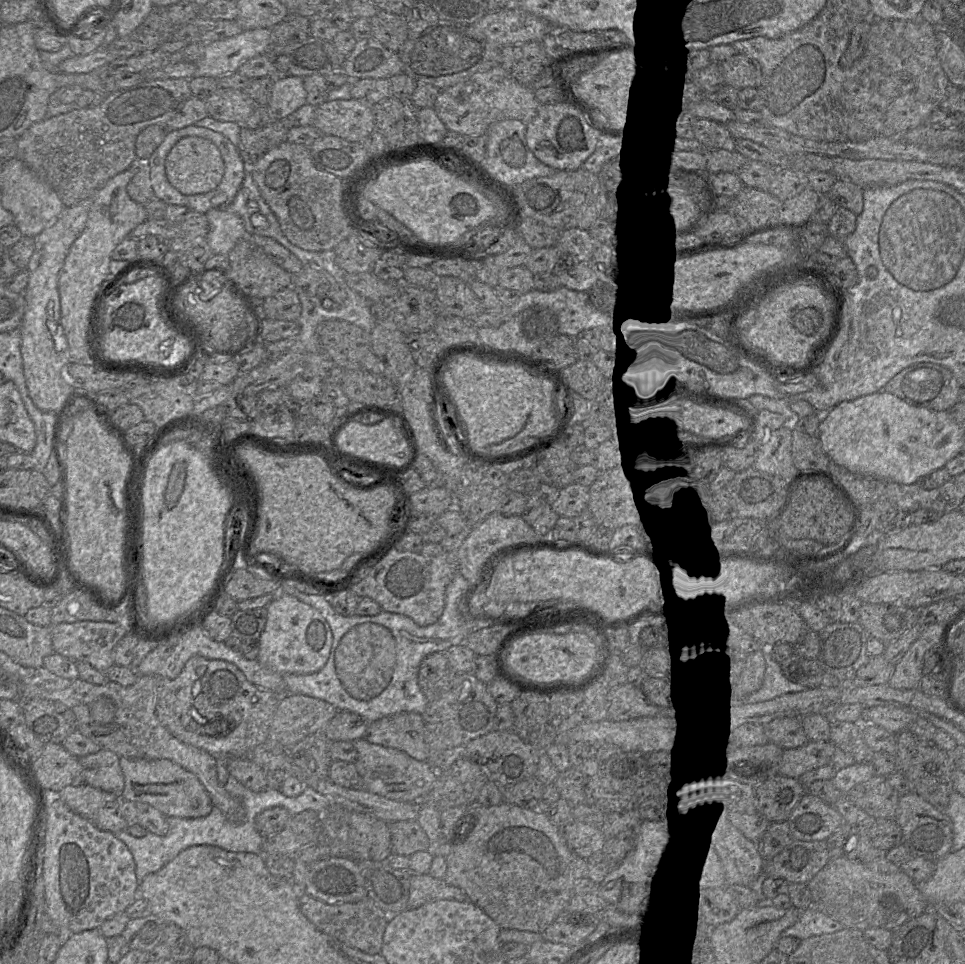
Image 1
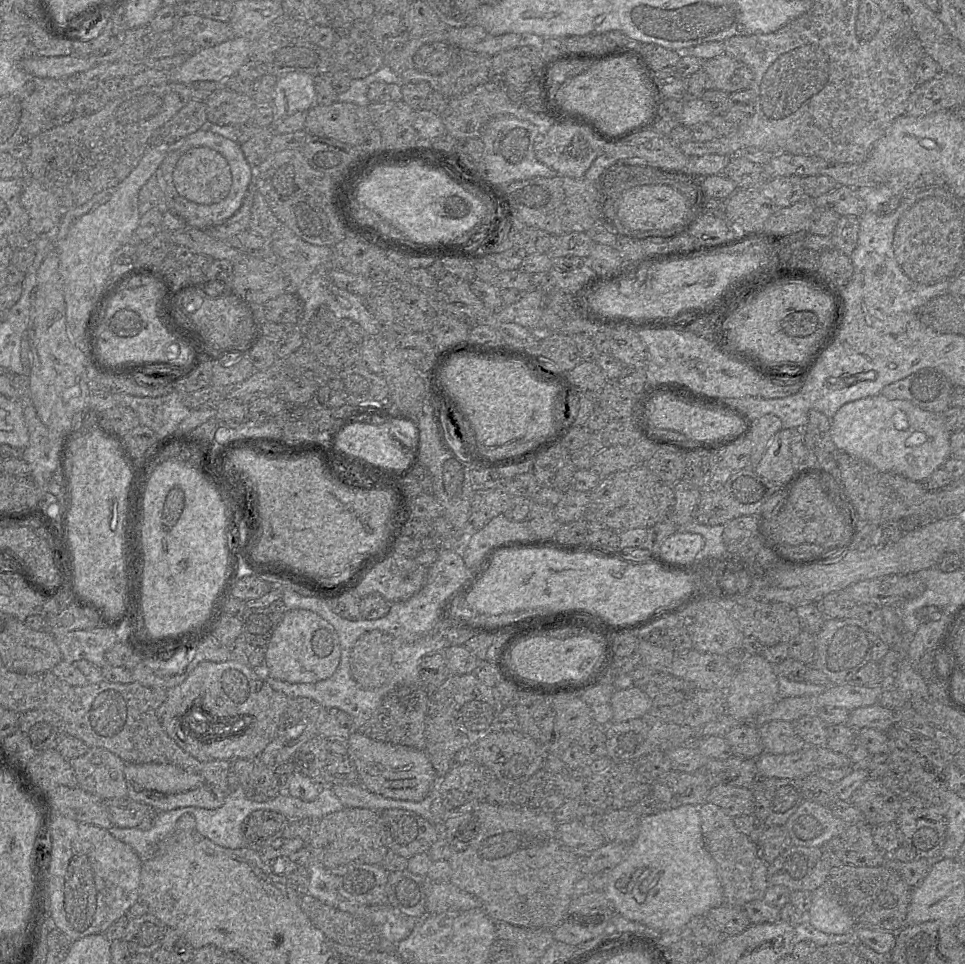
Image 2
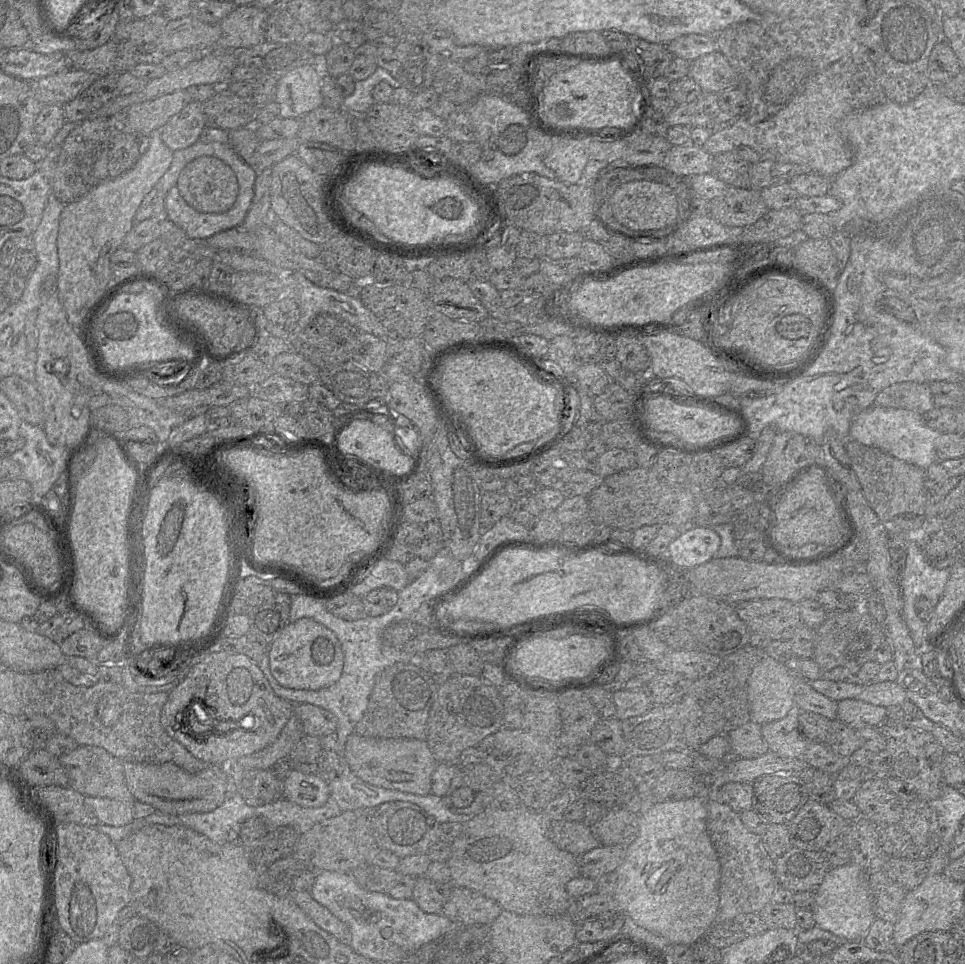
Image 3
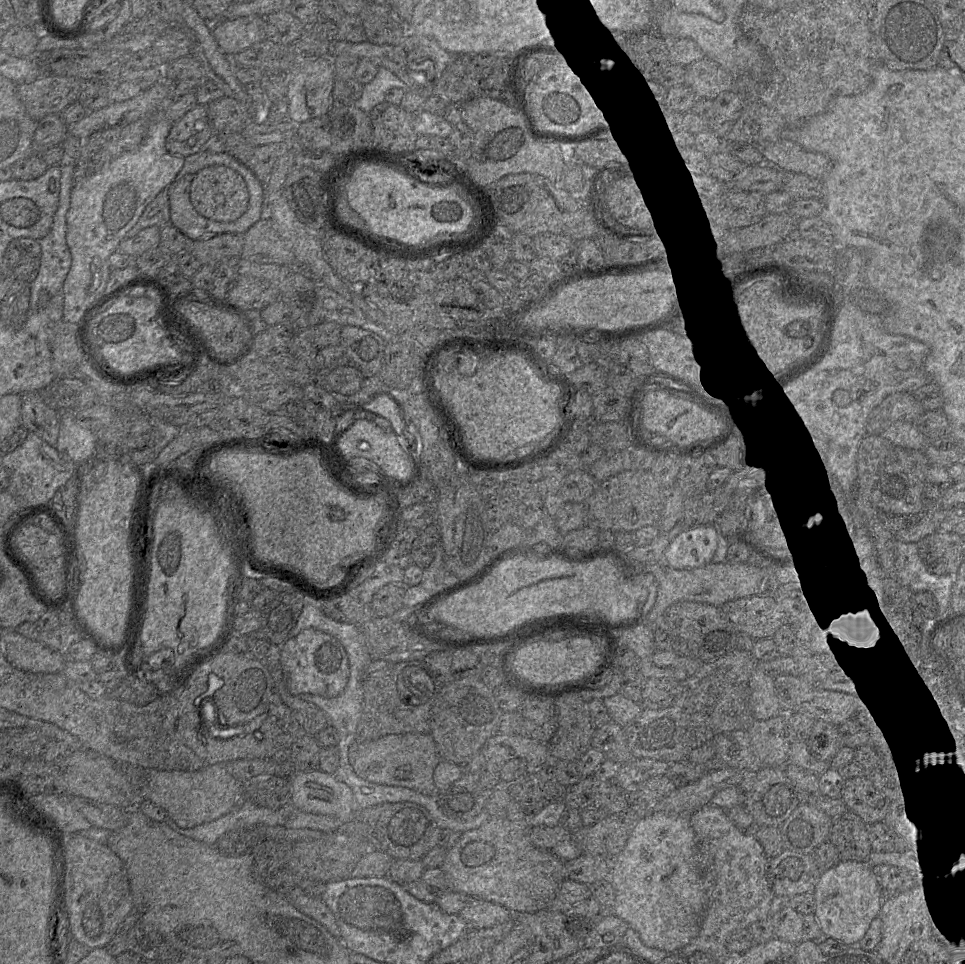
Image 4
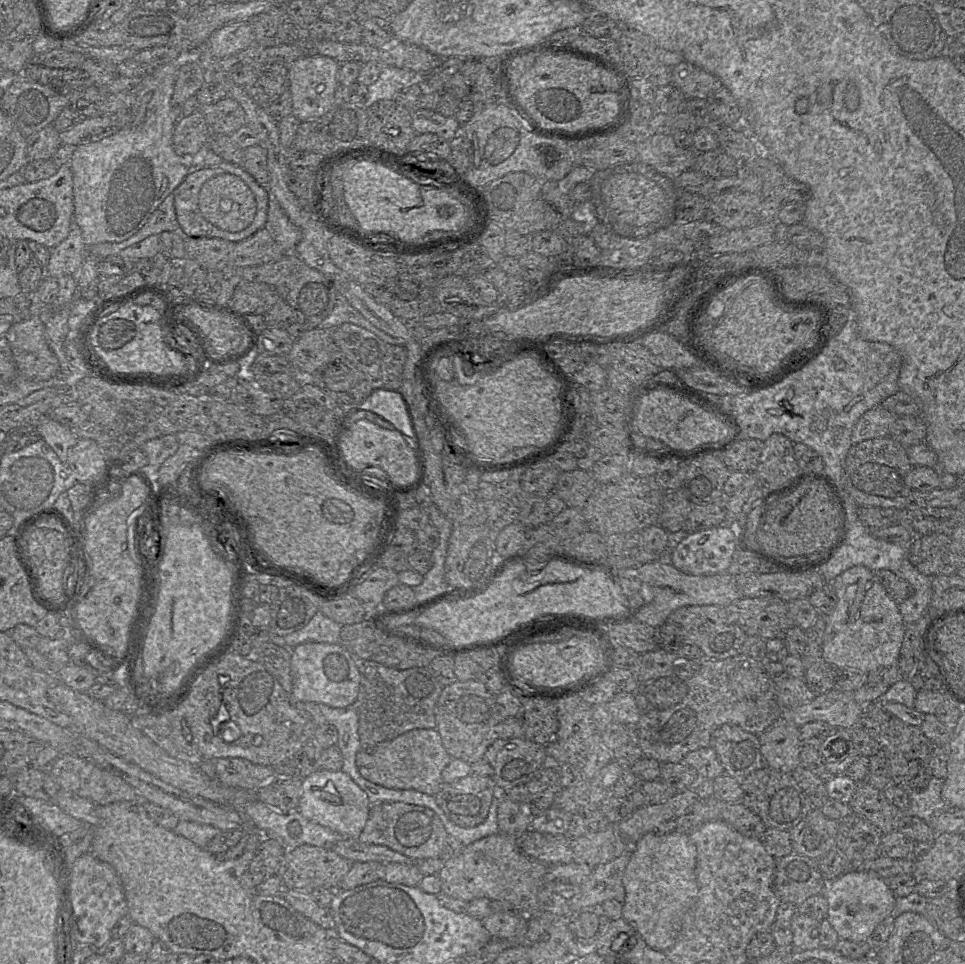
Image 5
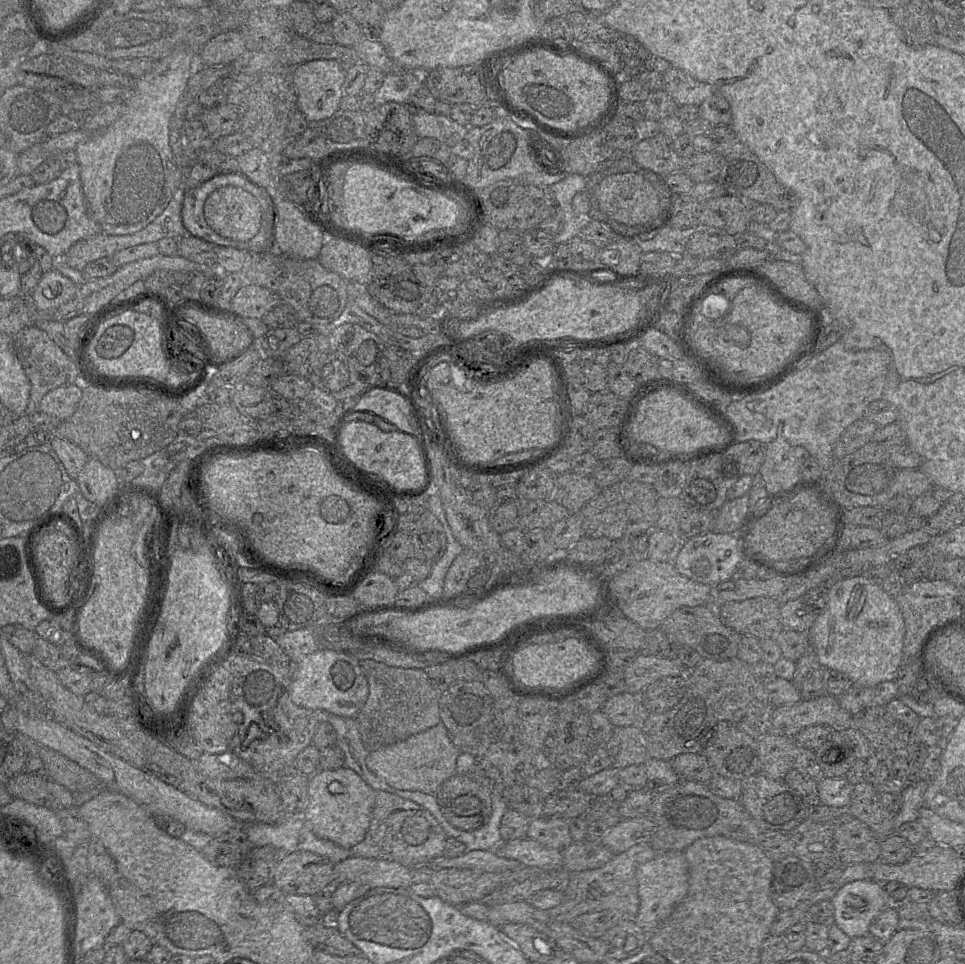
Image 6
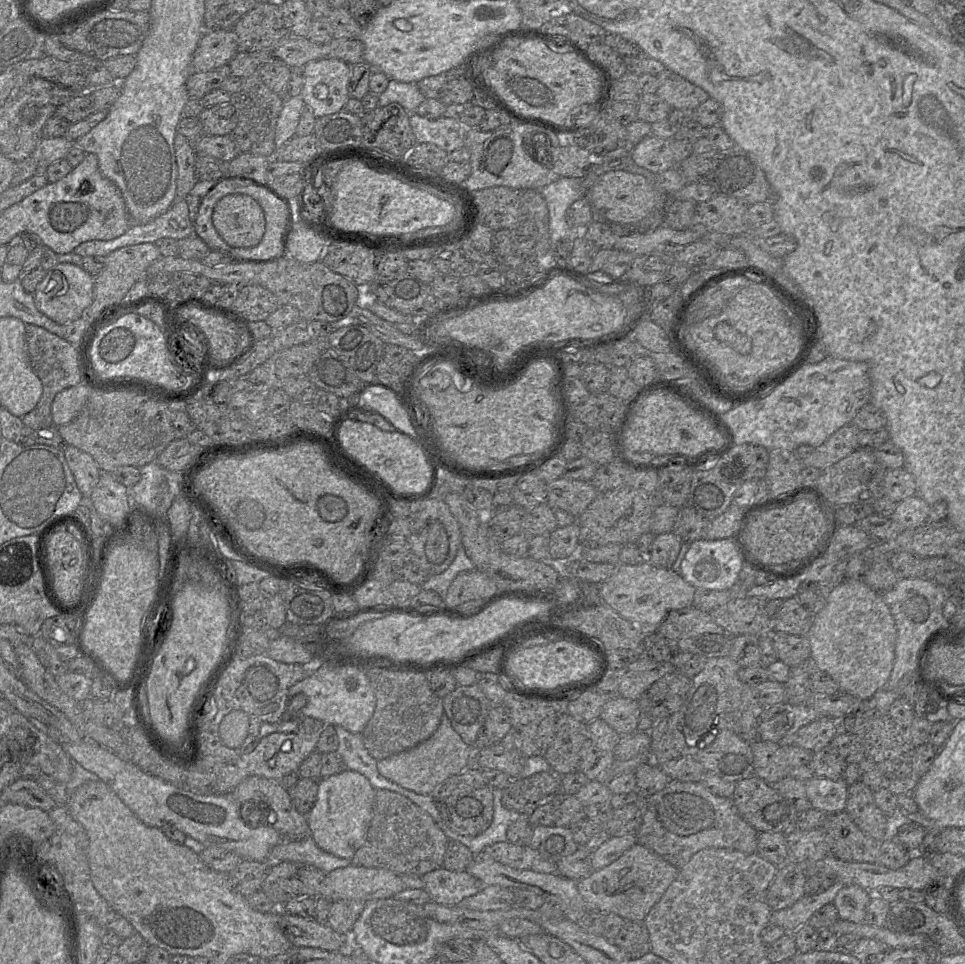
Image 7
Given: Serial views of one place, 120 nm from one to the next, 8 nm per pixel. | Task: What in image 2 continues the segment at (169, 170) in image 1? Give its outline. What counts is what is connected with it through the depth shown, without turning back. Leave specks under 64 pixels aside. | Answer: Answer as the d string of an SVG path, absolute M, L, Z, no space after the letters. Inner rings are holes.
M195 147L186 151L173 170L173 183L180 196L201 205L222 201L229 193L232 177L229 164L217 151L209 147Z

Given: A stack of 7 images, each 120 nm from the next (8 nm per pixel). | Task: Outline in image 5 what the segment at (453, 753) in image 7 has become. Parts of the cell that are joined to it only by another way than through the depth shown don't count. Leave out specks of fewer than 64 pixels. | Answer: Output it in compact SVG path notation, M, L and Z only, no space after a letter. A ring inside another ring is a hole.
M436 728L414 729L377 744L372 751L361 749L356 755L356 765L362 777L374 784L435 796L442 788L442 772L451 759Z

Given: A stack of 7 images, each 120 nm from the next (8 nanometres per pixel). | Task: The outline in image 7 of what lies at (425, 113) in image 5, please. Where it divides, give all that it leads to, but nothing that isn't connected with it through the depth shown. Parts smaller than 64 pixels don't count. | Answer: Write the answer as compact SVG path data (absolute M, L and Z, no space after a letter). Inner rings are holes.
M411 113L410 124L417 143L435 144L446 152L452 152L465 145L468 127L459 119L446 116L428 119Z

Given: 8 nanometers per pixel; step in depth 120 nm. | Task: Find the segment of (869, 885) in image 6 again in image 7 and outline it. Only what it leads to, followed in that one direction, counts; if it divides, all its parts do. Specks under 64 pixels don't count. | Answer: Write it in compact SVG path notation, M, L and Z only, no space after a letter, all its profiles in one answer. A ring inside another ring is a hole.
M855 884L844 886L833 902L838 910L839 919L854 923L864 922L866 908L872 894L869 890Z

